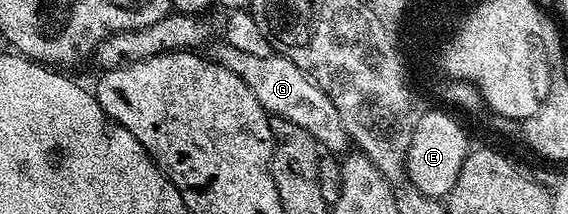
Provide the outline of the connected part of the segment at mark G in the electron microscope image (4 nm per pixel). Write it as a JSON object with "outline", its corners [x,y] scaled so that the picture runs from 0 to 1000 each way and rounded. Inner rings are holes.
{"outline":[[[400,192],[384,196],[375,252],[371,248],[373,285],[400,318],[400,336],[414,336],[414,355],[421,355],[421,374],[428,374],[428,393],[435,393],[435,411],[449,430],[449,467],[456,467],[468,533],[482,551],[512,561],[512,579],[526,579],[526,598],[548,617],[548,636],[560,673],[570,696],[572,682],[579,696],[574,706],[593,710],[586,701],[609,696],[607,584],[597,523],[590,523],[590,486],[583,486],[579,453],[518,290],[486,243],[468,271],[440,262],[421,224],[407,224],[407,206]]]}

